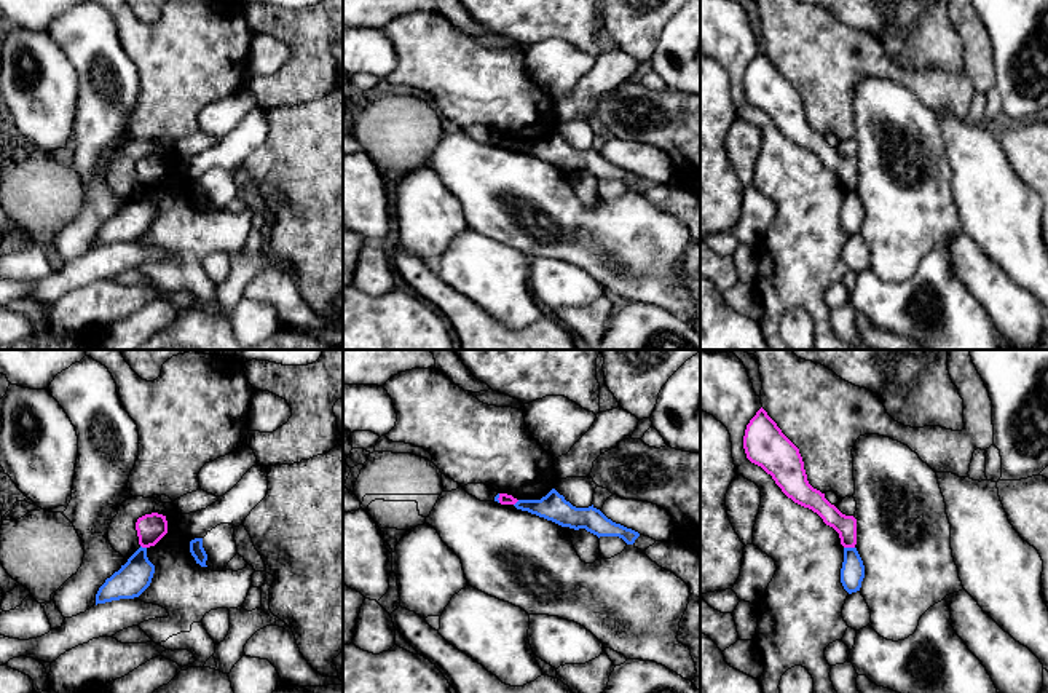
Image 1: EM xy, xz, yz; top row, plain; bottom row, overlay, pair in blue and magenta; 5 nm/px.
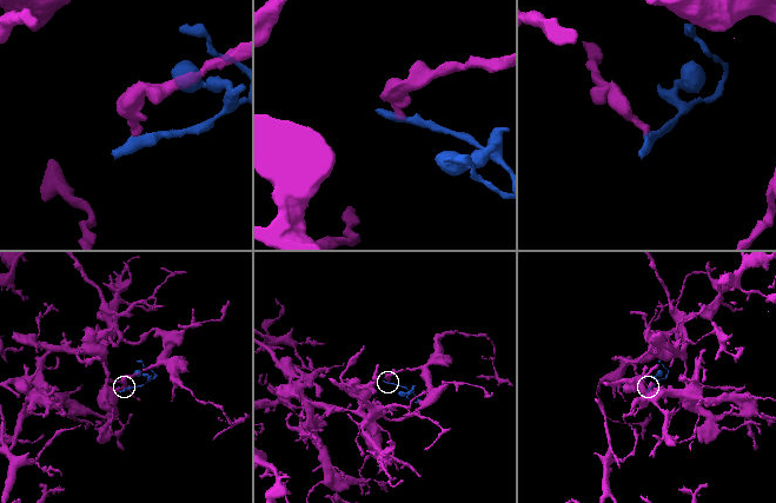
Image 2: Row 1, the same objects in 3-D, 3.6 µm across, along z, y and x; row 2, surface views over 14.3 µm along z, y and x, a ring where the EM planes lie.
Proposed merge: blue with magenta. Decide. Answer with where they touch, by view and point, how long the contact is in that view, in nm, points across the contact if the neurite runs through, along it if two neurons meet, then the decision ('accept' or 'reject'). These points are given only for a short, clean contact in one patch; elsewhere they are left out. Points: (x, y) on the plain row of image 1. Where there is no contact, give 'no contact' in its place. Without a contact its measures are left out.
yz (849, 190) | 60 nm | along yz (844, 189), (854, 190) | reject

